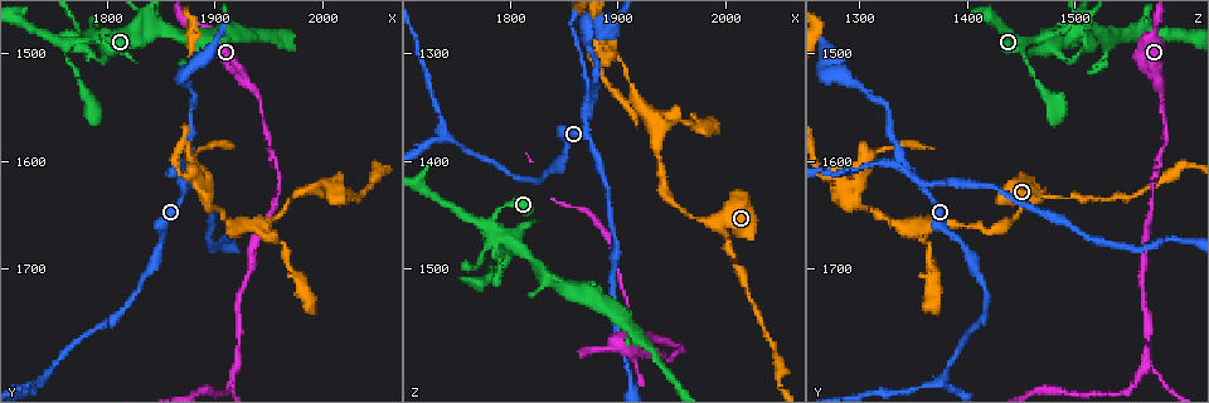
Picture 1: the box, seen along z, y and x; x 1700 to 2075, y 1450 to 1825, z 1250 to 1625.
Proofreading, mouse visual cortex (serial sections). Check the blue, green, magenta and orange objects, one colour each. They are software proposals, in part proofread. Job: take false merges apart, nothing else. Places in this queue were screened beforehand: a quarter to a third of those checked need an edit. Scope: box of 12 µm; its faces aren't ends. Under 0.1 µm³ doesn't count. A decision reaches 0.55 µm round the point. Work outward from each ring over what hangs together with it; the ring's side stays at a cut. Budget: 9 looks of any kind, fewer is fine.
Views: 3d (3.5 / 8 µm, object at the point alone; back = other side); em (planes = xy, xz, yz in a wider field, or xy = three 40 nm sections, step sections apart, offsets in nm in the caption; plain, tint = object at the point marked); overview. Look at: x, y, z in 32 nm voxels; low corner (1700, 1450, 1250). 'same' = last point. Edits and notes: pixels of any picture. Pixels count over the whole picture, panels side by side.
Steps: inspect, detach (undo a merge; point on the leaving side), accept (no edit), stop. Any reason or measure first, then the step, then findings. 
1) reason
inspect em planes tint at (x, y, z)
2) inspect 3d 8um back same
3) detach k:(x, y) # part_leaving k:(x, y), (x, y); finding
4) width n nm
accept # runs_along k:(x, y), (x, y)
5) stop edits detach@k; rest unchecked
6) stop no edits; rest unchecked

thin arm on a thick one
inspect 3d 3.5um back at (1984, 1628, 1454)

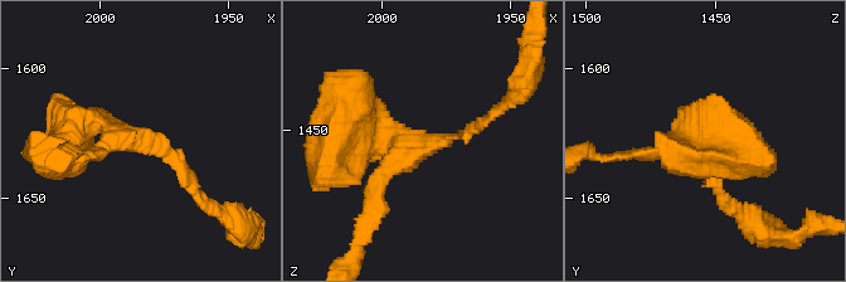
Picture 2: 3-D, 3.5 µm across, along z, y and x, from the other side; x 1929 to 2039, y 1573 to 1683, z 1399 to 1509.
arms 3; arm_widths 100, 200, 400 nm
inspect em xy step 5 tint at (1983, 1627, 1455)

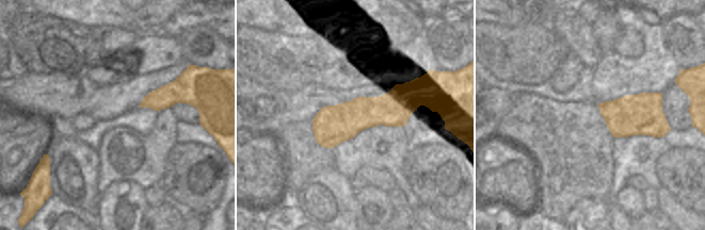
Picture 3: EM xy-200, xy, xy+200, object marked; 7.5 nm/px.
inspect em xy step 2 tint same

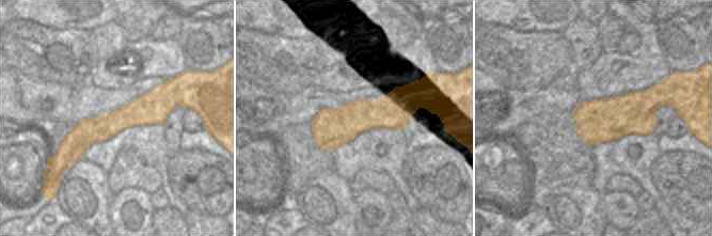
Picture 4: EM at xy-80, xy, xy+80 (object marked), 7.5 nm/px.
accept # runs_along 4:(183, 99), (90, 130), (58, 157); continuous, no second cell

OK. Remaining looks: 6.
arms part here
inspect 3d 8um at (1920, 1786, 1568)

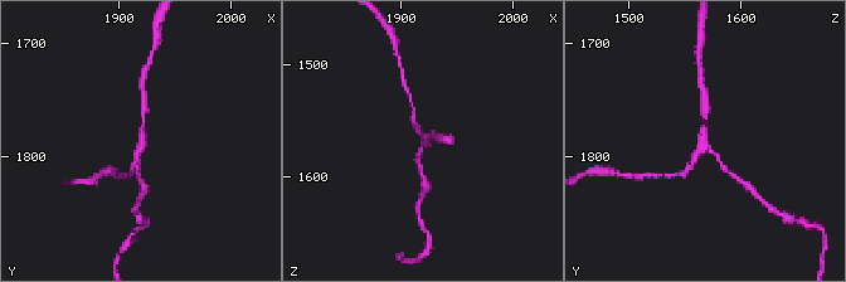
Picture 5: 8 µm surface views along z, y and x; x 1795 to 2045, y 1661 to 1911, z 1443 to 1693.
inspect em xy step 2 tint at (1920, 1786, 1564)

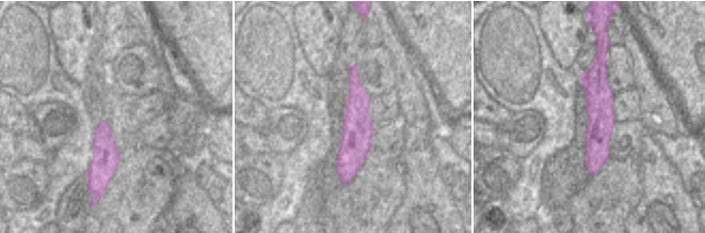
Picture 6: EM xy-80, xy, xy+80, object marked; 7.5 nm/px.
arm_widths 150, 200, 200 nm
accept # runs_along 6:(602, 50), (597, 153), (592, 171); continuous, no second cell

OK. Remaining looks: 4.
a narrow waist
inspect 3d 3.5um at (1810, 1486, 1480)

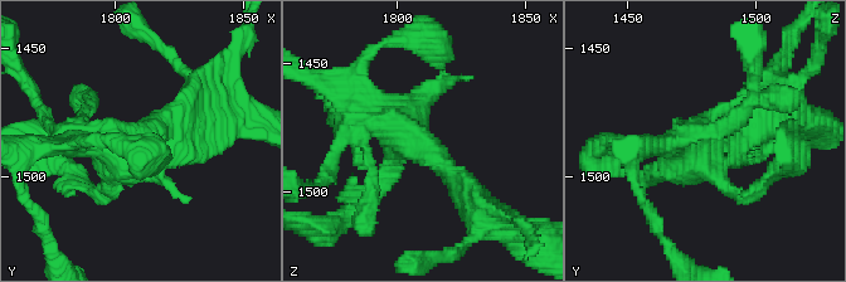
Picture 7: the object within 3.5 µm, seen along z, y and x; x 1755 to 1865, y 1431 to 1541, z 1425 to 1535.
arms 4; arm_widths 150, 200, 250, 300 nm
inspect em xy step 3 tint at (1808, 1486, 1480)

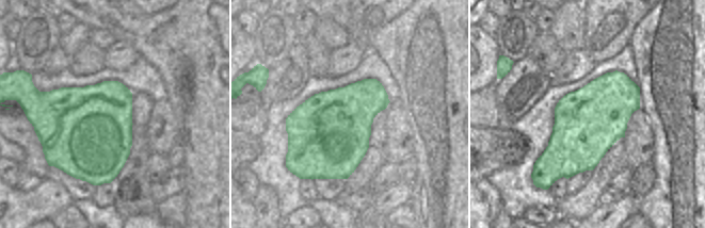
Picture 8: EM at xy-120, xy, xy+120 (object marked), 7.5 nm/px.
width 600 nm
accept # runs_along 7:(626, 165), (665, 170), (745, 127); continuous, no second cell

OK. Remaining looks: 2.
arms part here
inspect 3d 8um at (1892, 1630, 1288)

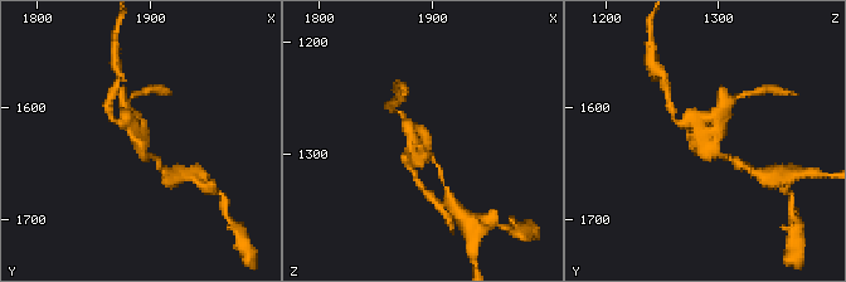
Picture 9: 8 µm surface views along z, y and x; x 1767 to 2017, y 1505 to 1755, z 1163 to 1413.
inspect em xy step 1 tint at (1892, 1630, 1288)

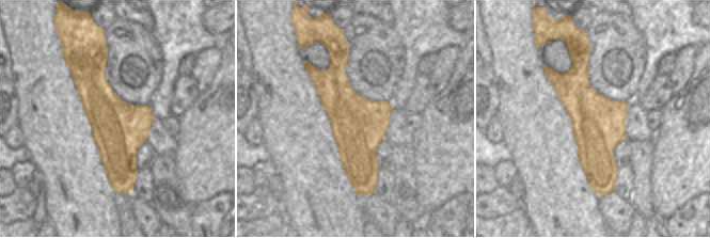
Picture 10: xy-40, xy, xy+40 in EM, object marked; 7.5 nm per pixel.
accept # runs_along 9:(155, 156), (141, 149), (126, 111); one cell here

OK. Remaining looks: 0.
stop no edits; rest unchecked

